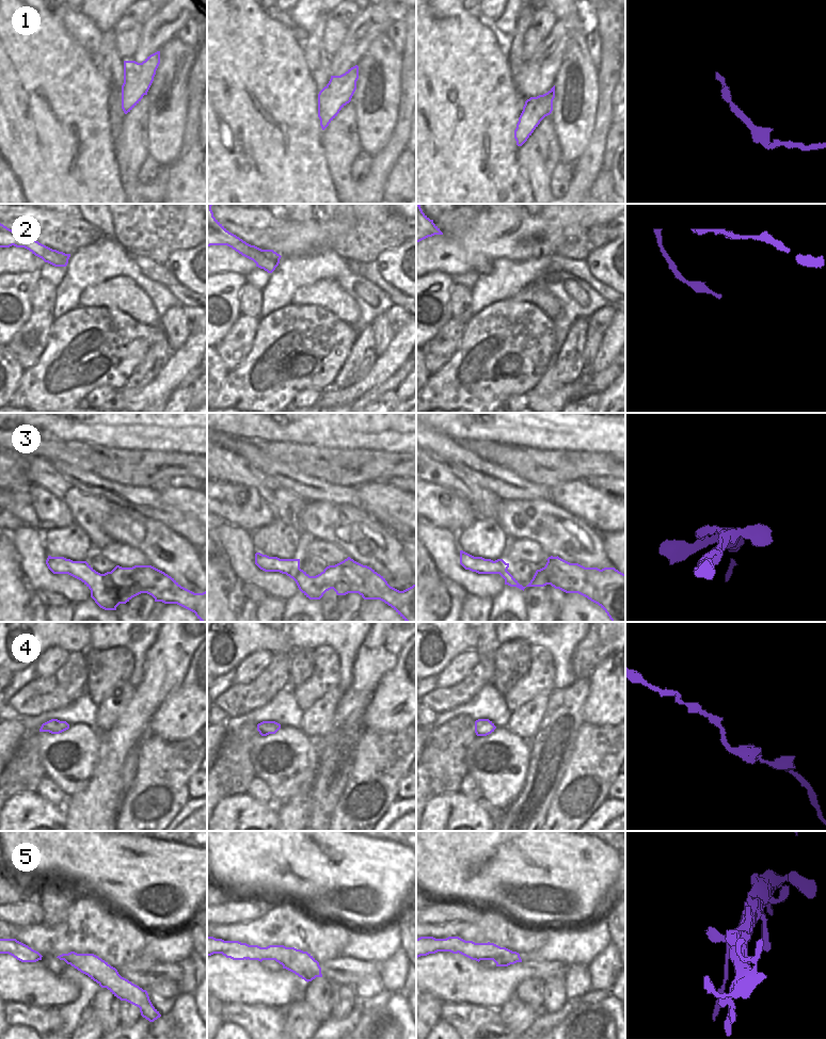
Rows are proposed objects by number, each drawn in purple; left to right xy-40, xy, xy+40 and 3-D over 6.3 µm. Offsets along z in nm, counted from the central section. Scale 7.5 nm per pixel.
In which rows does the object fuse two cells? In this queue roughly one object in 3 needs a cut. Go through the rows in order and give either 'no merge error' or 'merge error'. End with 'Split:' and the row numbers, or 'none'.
1: no merge error
2: merge error
3: no merge error
4: no merge error
5: merge error
Split: 2, 5

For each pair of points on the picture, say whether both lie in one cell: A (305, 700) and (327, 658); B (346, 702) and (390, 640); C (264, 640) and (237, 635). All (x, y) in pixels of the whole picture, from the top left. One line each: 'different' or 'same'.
A: same
B: same
C: same

